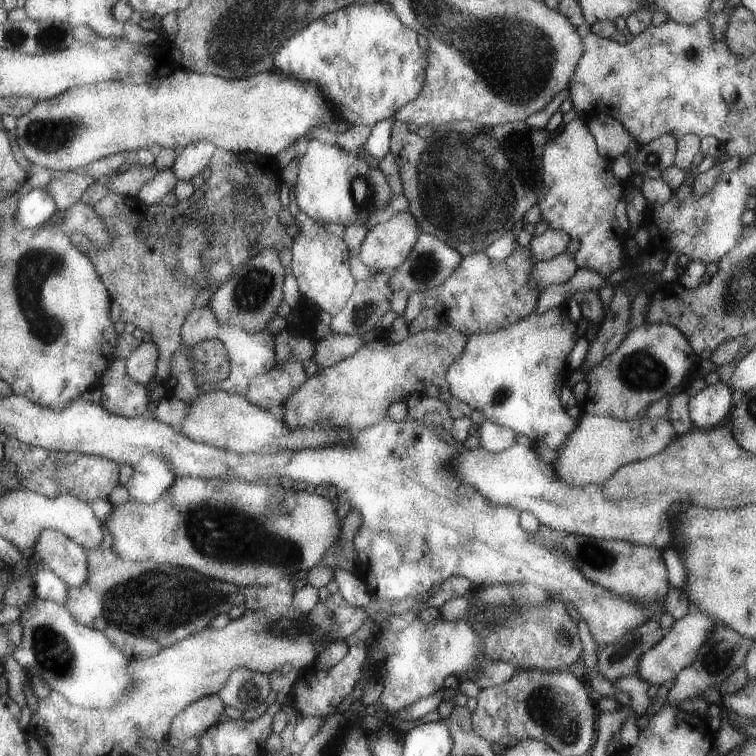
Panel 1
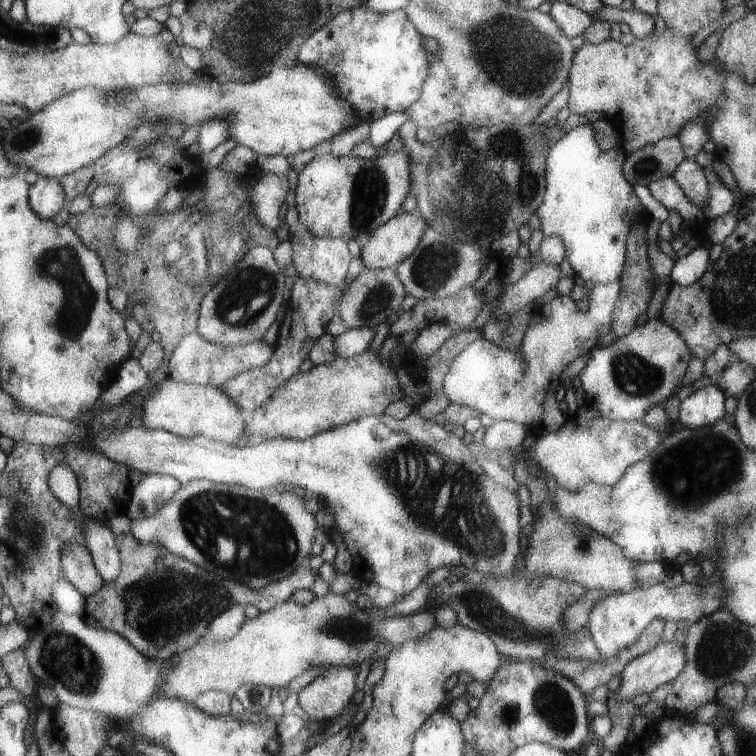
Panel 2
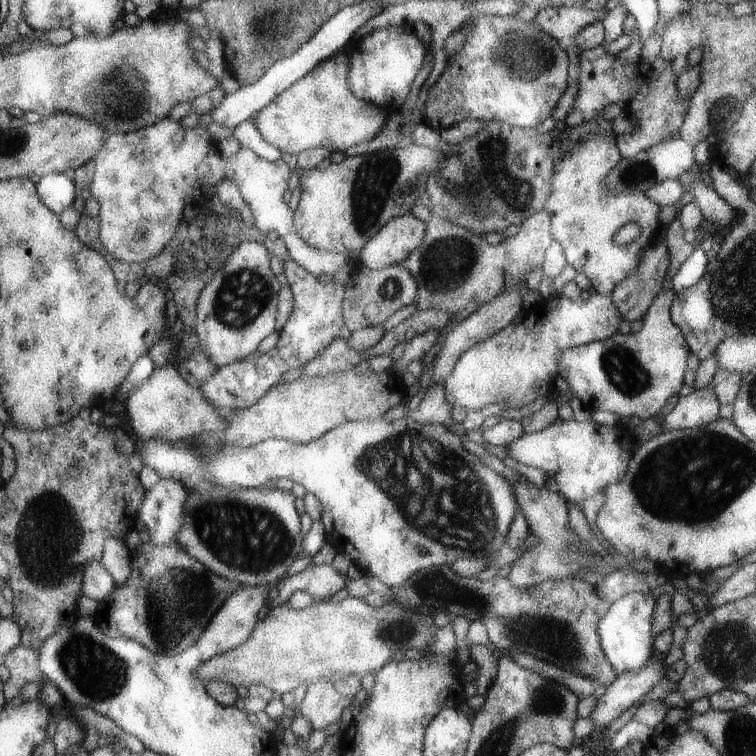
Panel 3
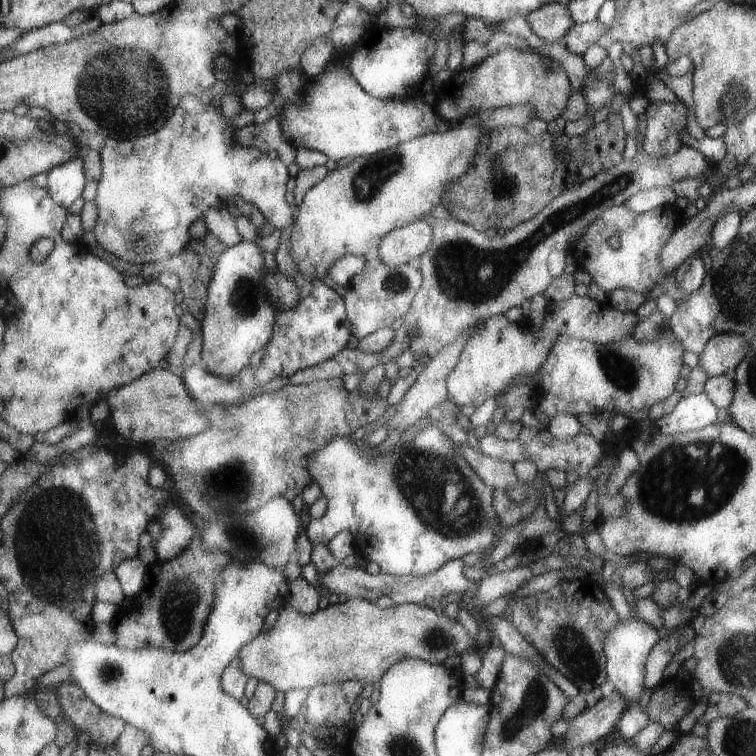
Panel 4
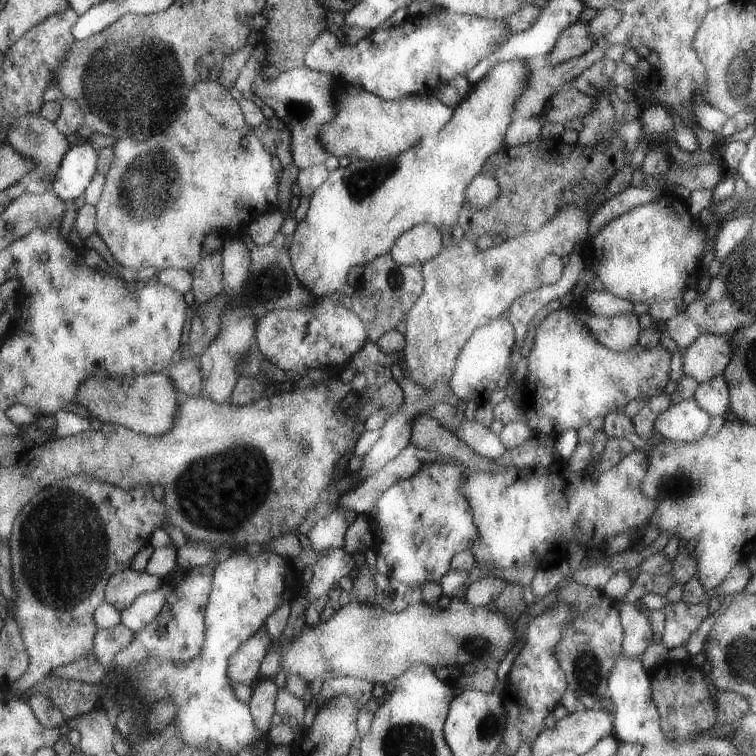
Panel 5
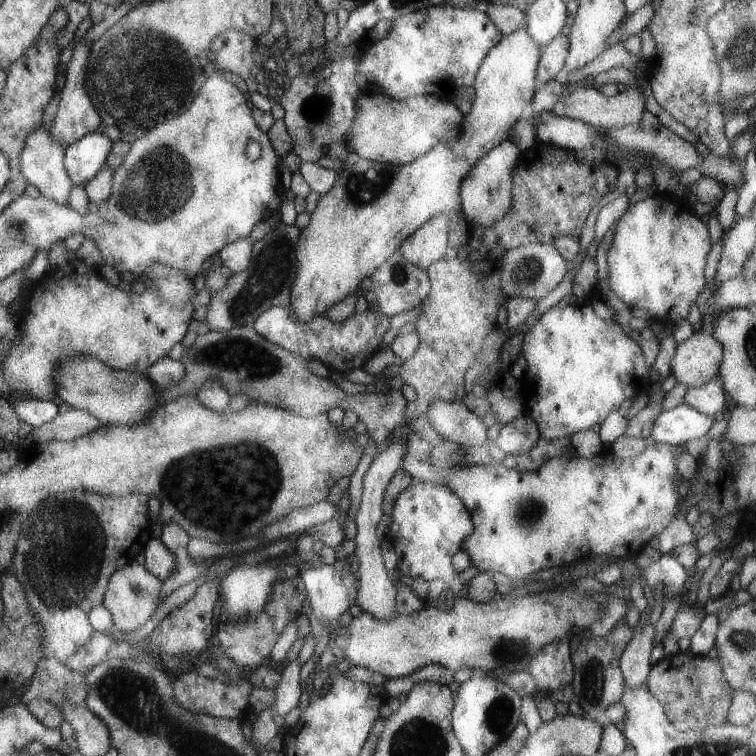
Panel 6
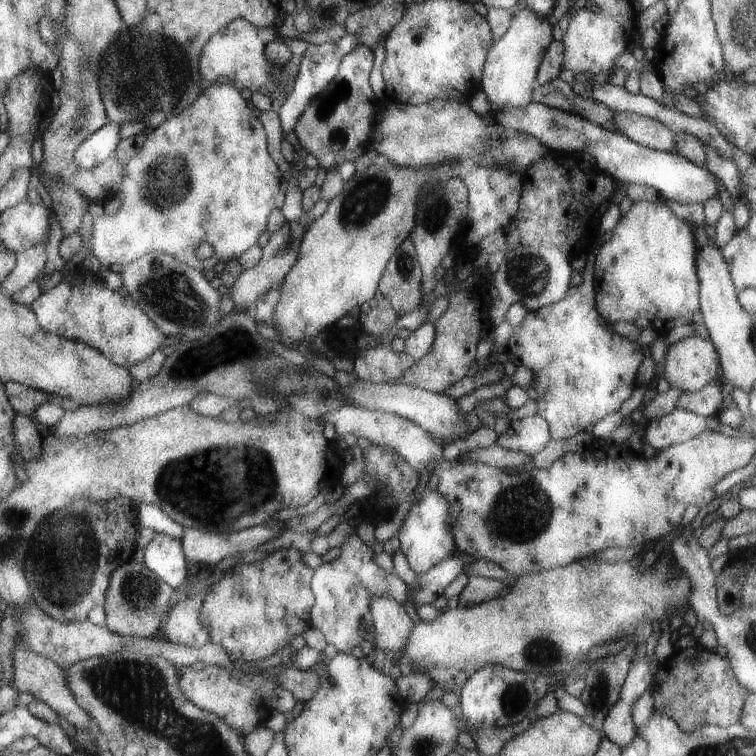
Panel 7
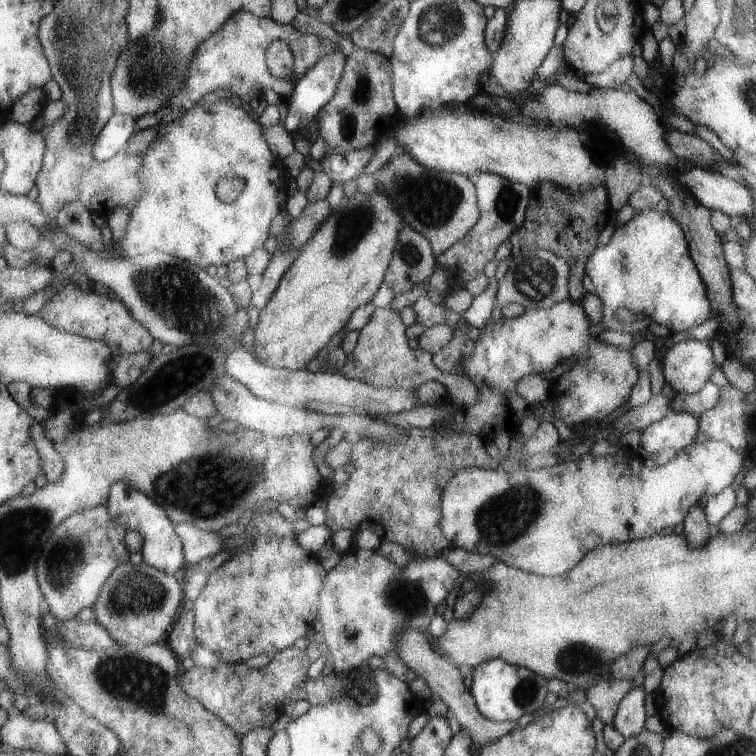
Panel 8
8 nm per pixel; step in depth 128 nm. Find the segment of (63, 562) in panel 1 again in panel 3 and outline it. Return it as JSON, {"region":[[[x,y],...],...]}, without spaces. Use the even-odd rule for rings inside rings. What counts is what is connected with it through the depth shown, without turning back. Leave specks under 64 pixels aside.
{"region":[[[91,558],[91,562],[83,566],[83,595],[100,602],[103,606],[117,587],[115,579],[105,570],[100,559]]]}

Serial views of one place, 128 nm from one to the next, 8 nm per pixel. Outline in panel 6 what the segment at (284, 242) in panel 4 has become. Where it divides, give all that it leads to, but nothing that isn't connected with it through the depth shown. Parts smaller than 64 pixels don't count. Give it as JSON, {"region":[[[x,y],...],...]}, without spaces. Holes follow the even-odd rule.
{"region":[[[303,162],[301,164],[301,176],[310,187],[309,194],[305,196],[305,212],[311,214],[319,206],[319,200],[337,184],[343,169],[344,167],[337,173],[332,168],[324,168],[313,162]]]}

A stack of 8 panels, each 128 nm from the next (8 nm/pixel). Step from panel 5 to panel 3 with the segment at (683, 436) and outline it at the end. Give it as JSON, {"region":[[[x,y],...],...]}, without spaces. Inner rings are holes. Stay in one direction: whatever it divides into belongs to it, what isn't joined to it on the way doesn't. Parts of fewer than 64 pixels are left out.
{"region":[[[709,387],[693,389],[686,396],[679,397],[673,410],[660,420],[661,429],[696,429],[718,419],[719,402]]]}

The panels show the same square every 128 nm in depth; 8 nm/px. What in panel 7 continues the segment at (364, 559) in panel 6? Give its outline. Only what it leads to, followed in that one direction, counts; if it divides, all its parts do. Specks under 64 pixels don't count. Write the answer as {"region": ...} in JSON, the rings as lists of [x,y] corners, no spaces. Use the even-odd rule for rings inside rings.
{"region":[[[371,596],[370,614],[374,646],[395,658],[395,654],[401,652],[413,622],[403,605],[393,602],[389,596]]]}

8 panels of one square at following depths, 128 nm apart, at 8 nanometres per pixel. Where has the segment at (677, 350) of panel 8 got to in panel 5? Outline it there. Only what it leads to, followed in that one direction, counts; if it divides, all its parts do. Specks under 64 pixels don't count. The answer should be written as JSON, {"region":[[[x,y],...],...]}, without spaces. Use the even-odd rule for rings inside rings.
{"region":[[[702,334],[683,348],[681,360],[685,376],[701,384],[714,376],[721,375],[724,366],[731,360],[729,337]]]}

